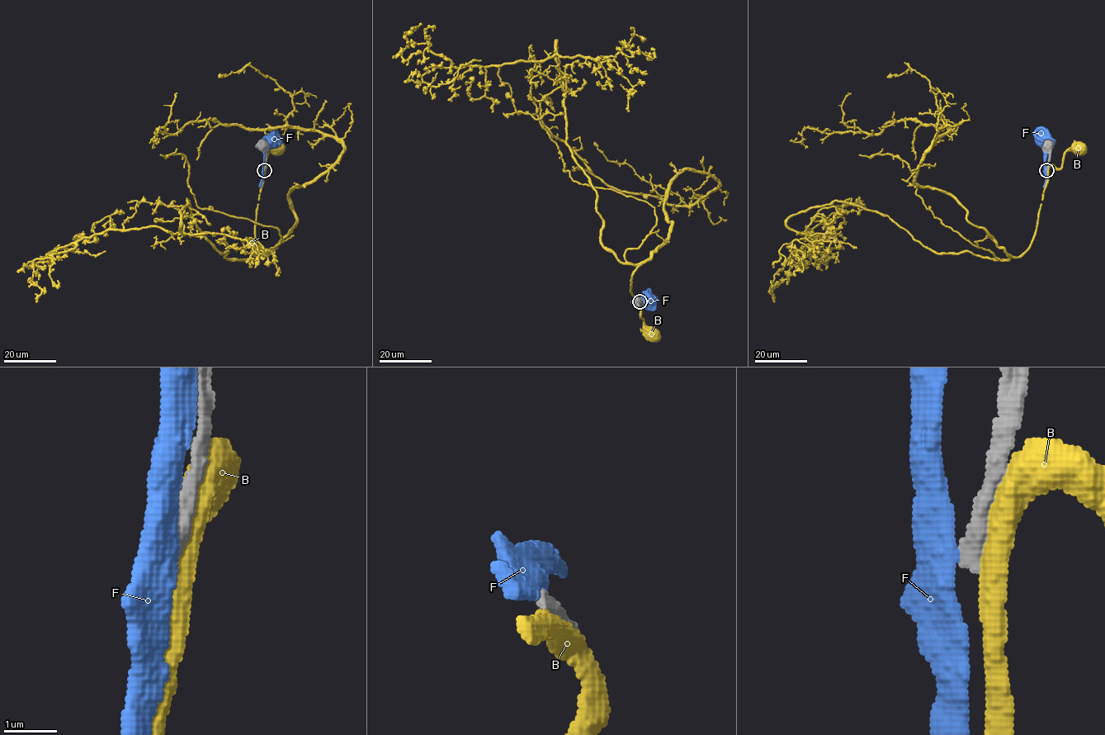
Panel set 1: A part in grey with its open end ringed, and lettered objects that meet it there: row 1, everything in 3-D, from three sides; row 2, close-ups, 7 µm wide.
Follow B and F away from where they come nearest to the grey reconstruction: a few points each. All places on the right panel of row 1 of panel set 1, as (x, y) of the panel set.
B: (1047, 169), (1050, 166), (1060, 168), (1067, 150), (1079, 149)
F: (1045, 169), (1045, 149), (1041, 139), (1044, 140)

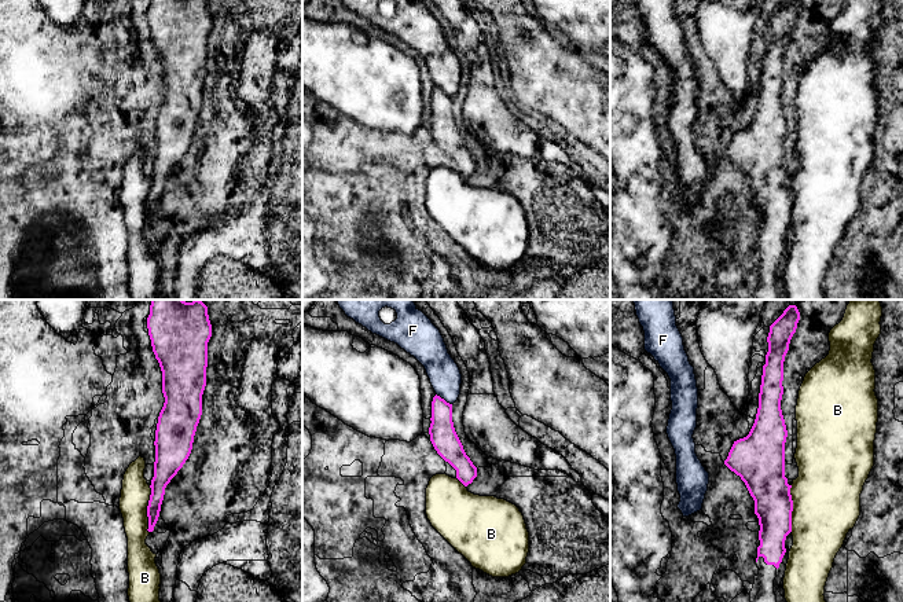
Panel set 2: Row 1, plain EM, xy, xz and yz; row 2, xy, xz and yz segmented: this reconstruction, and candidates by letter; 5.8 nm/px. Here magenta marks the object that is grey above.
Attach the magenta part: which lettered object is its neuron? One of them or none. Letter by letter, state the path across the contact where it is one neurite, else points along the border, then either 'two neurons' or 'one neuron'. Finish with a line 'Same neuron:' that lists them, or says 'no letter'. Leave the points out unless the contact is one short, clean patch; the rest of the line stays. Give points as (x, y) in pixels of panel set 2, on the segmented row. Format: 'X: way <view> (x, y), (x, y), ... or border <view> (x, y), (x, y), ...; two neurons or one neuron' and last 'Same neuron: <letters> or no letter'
B: two neurons
F: border xz (436, 393), (451, 404); two neurons
Same neuron: no letter

